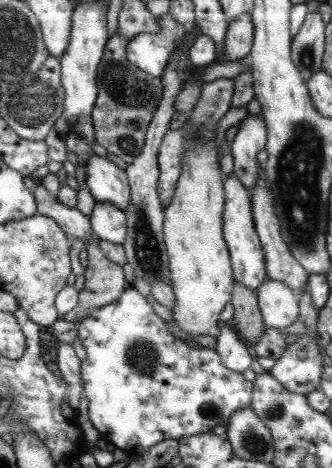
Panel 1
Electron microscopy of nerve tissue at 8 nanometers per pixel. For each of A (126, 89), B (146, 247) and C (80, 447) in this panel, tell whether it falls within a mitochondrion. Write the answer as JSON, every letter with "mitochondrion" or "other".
{"A":"mitochondrion","B":"mitochondrion","C":"other"}

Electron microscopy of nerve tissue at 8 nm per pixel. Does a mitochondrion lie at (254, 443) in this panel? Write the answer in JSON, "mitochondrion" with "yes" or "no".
{"mitochondrion":"yes"}

